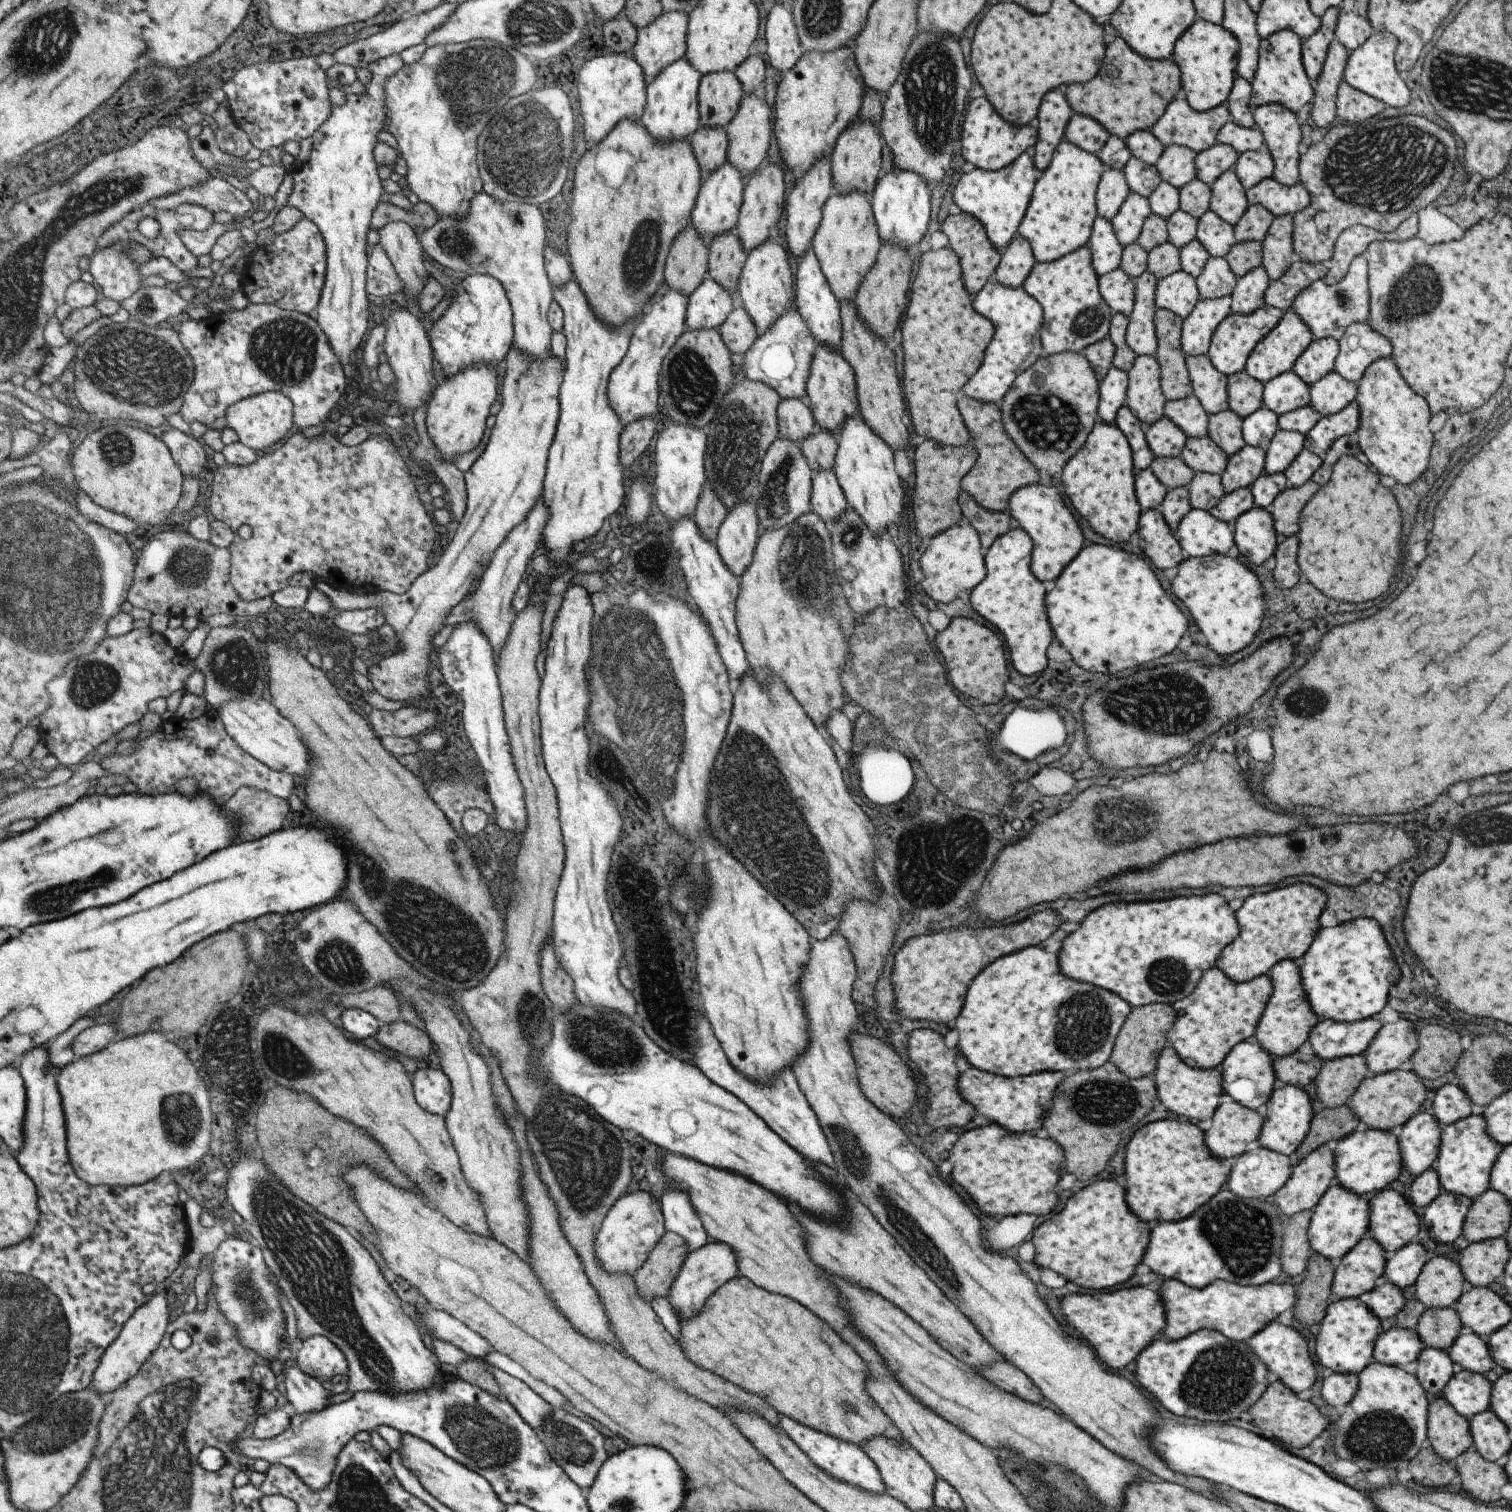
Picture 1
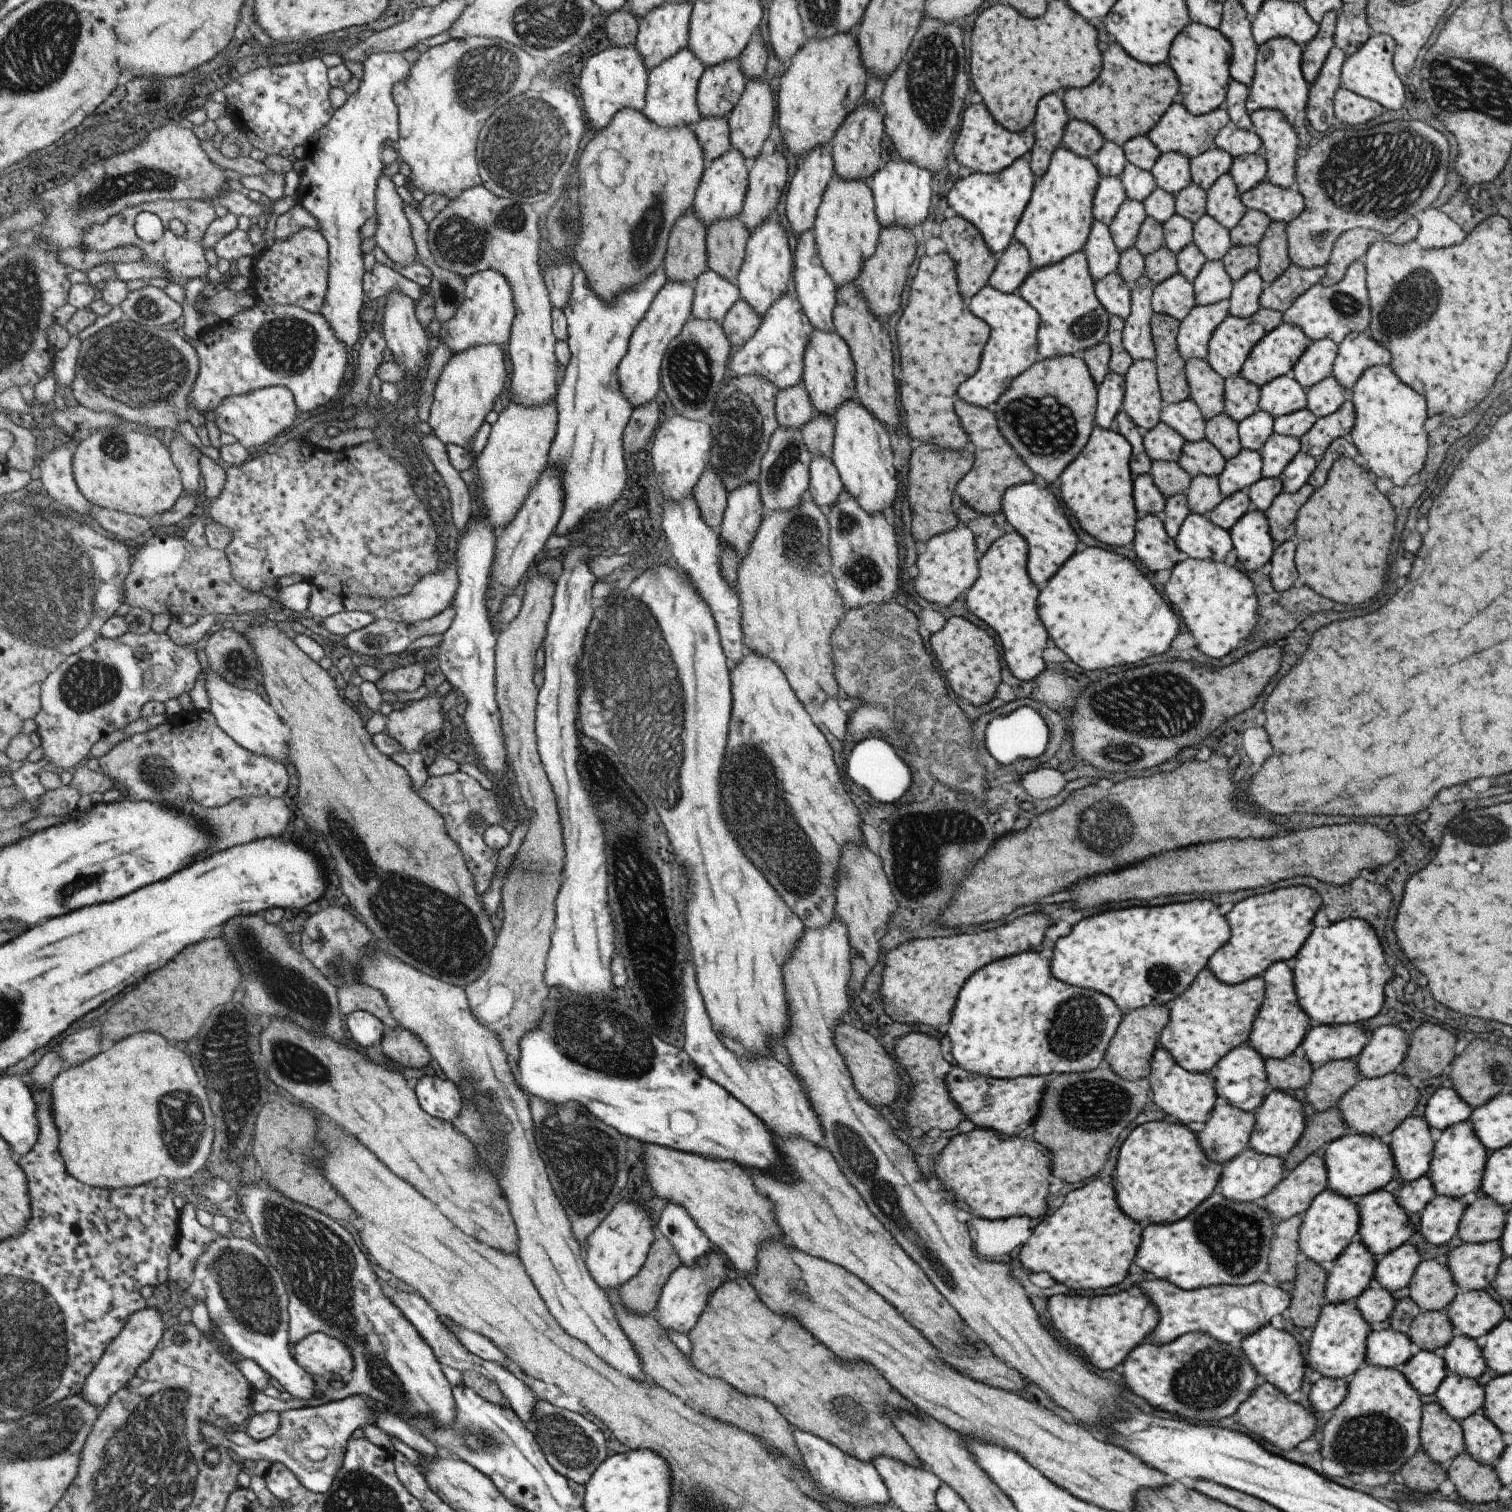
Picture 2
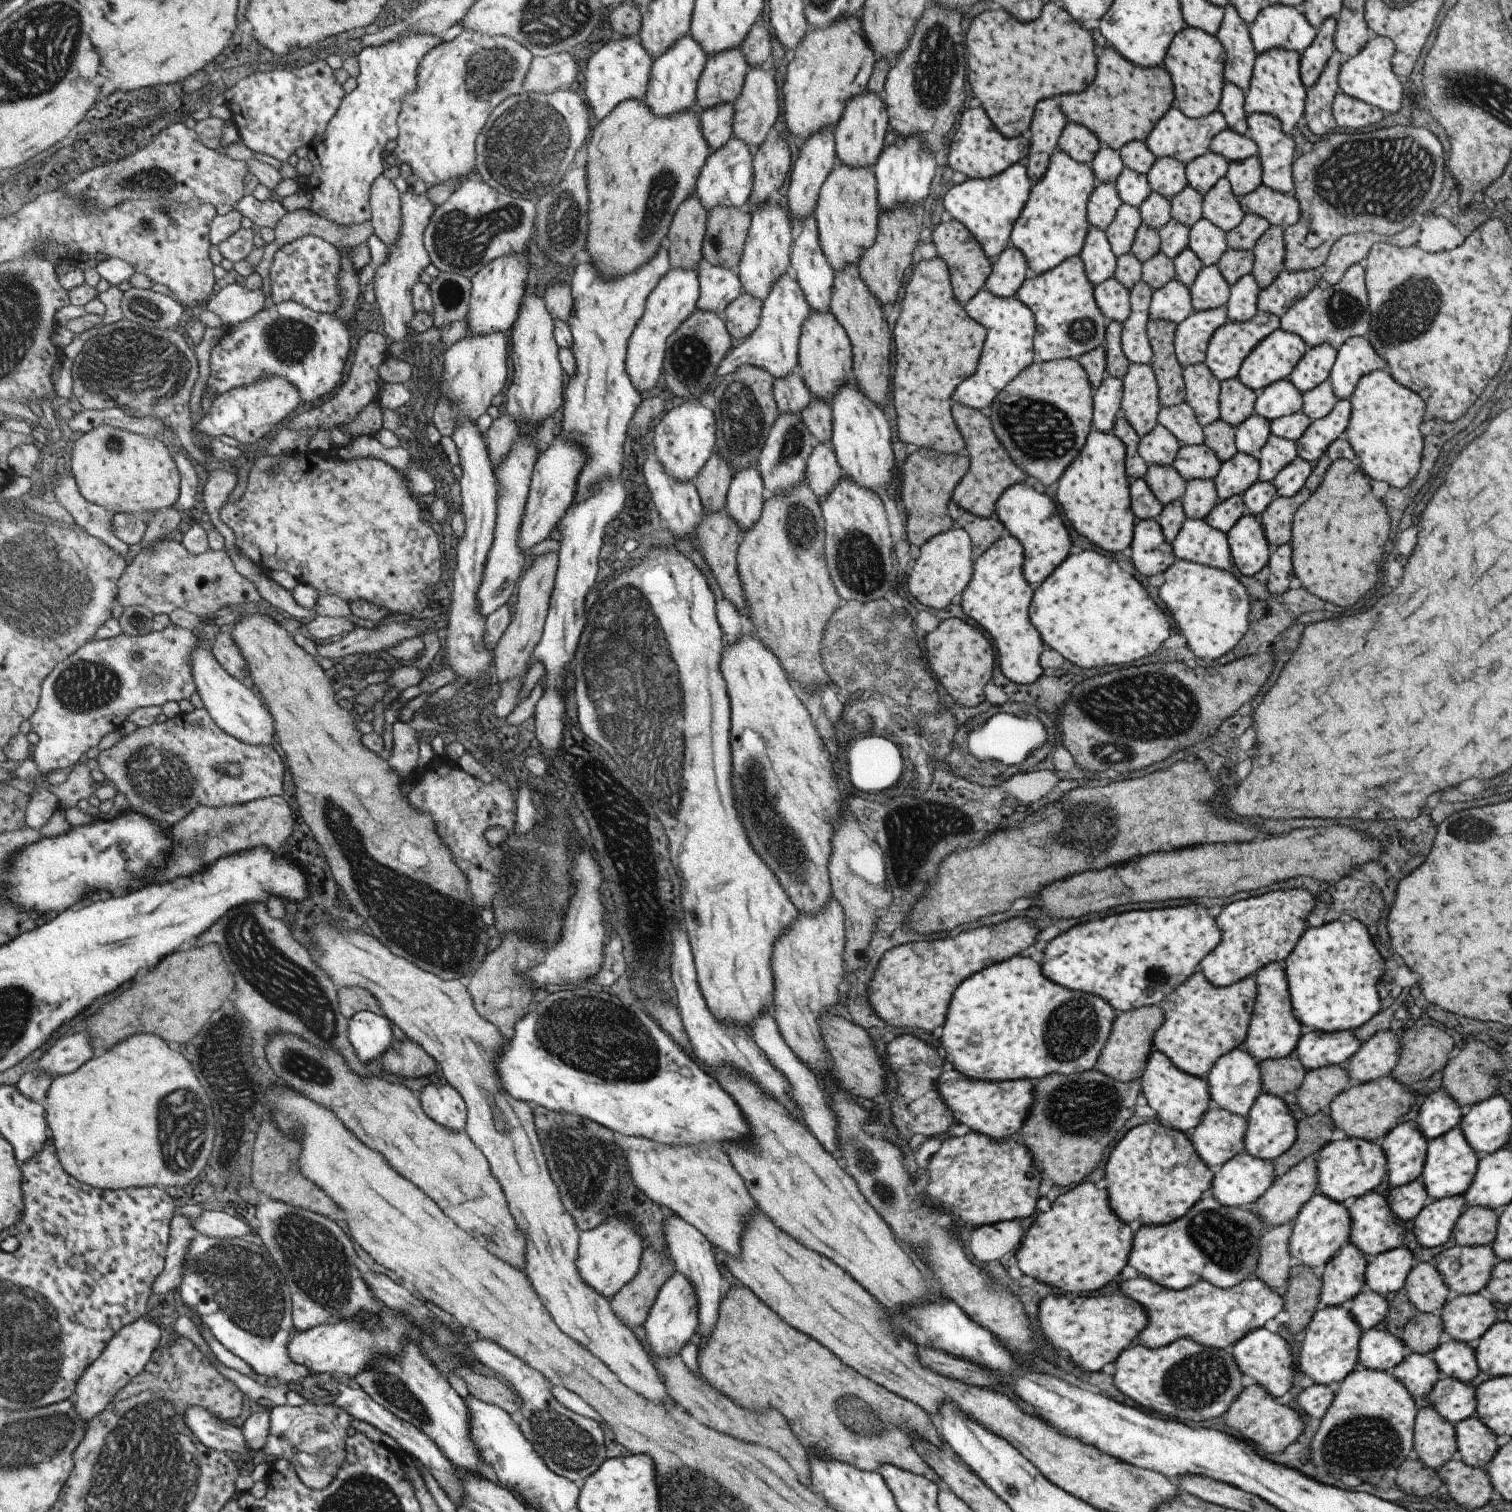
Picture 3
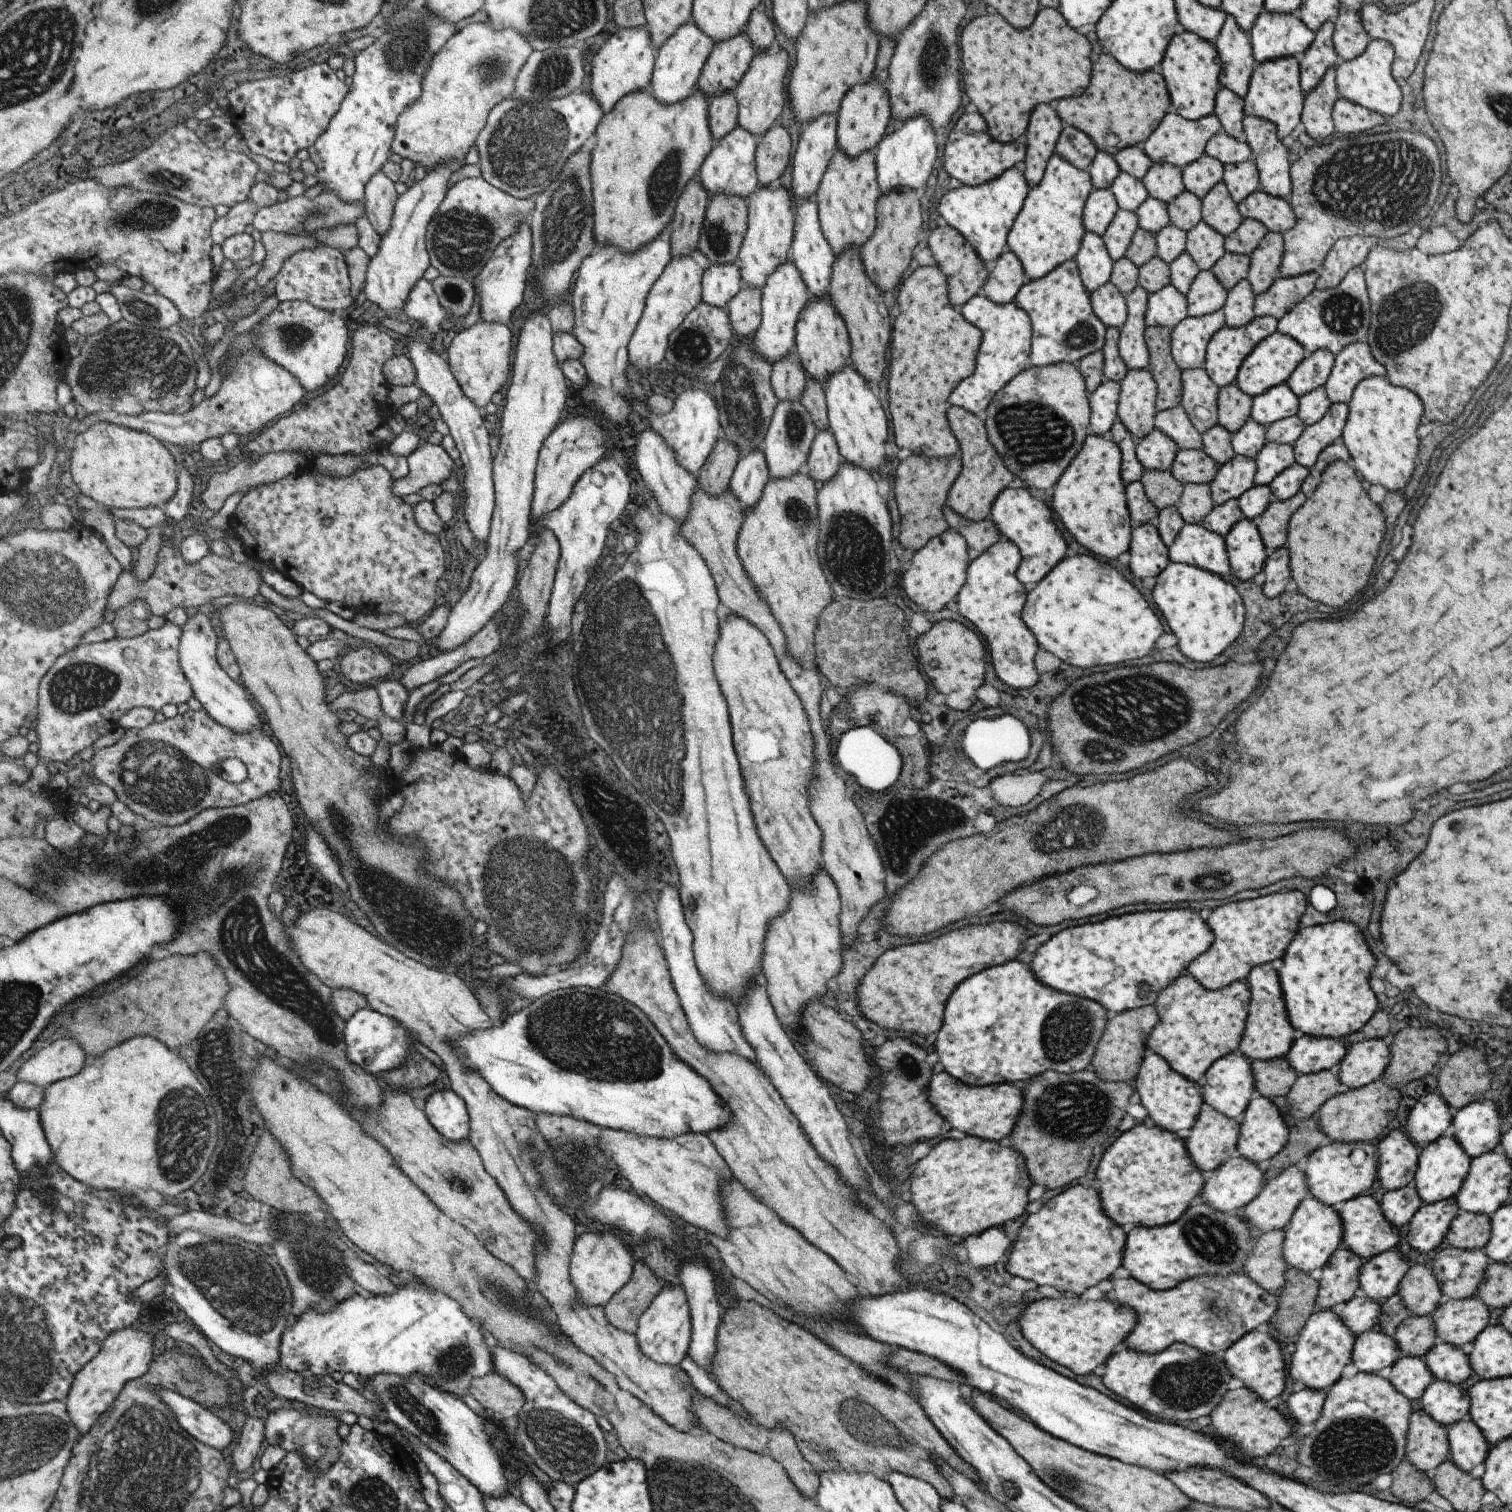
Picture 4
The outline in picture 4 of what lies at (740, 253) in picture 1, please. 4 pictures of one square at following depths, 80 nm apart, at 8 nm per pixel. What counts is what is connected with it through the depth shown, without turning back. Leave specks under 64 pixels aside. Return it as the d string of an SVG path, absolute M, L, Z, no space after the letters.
M728 195L711 196L705 212L705 222L696 248L705 254L710 263L733 265L737 262L737 253L741 246L746 225L746 200Z

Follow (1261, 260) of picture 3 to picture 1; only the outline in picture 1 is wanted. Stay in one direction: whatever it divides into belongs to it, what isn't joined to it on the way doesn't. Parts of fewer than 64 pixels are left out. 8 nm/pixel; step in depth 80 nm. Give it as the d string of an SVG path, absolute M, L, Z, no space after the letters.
M1292 215L1273 217L1262 244L1262 264L1270 280L1277 280L1294 260Z

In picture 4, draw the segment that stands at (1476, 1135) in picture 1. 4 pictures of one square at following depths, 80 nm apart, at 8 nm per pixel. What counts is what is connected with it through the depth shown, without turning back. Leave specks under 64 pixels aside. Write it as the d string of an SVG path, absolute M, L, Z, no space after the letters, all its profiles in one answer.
M1449 1133L1421 1146L1412 1184L1422 1204L1434 1203L1455 1196L1461 1188L1464 1176L1468 1173L1470 1160L1470 1156Z

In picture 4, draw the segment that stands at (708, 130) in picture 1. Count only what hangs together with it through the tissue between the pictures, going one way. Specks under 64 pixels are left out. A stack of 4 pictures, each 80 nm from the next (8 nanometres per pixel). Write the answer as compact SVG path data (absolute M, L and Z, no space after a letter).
M733 92L722 93L709 100L709 128L713 140L723 138L737 126L737 103Z

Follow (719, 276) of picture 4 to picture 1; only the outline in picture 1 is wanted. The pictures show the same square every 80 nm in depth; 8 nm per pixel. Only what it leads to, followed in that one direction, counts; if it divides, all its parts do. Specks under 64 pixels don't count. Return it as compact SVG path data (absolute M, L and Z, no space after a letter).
M709 277L702 280L687 300L685 323L689 331L718 329L736 305L735 297Z

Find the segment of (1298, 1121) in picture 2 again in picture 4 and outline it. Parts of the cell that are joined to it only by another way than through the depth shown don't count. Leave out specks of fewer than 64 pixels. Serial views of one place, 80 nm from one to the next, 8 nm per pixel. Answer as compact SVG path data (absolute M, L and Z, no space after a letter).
M1267 1097L1251 1099L1239 1124L1236 1150L1257 1165L1265 1165L1288 1141L1289 1127Z

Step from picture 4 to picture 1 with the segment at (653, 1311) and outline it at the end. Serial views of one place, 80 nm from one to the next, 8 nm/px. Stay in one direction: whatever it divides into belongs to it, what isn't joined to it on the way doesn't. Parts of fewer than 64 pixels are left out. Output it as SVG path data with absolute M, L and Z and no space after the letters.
M709 1240L697 1250L689 1252L685 1256L685 1262L681 1264L678 1276L668 1292L668 1301L679 1319L688 1319L699 1312L699 1309L706 1302L710 1294L725 1284L732 1278L737 1278L738 1266L736 1263L736 1254L731 1245L724 1242Z

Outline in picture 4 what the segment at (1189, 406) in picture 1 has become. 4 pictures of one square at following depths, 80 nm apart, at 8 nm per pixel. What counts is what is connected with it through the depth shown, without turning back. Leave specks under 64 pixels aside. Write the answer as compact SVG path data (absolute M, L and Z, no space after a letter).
M1179 404L1170 409L1156 411L1154 428L1173 440L1179 449L1201 449L1202 438L1191 424L1183 407Z

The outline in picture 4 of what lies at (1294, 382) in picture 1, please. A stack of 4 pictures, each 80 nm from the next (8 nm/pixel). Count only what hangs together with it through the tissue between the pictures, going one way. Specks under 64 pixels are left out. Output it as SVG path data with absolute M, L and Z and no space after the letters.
M1285 383L1252 398L1250 418L1267 427L1272 422L1293 416L1298 411L1298 396Z

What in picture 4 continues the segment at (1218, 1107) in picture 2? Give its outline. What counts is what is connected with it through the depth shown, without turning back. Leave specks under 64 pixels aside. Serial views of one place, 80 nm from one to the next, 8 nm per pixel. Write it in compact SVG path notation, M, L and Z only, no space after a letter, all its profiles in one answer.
M1204 1102L1192 1127L1183 1134L1186 1151L1196 1169L1205 1174L1230 1158L1239 1156L1240 1154L1236 1150L1239 1129L1239 1121L1230 1119Z

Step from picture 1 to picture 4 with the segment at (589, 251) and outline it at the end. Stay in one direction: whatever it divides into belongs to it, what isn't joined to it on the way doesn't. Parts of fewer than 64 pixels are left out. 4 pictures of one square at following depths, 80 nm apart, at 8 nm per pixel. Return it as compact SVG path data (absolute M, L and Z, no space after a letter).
M695 88L690 97L672 105L663 105L648 90L643 90L621 99L614 110L603 117L596 132L590 164L595 182L594 232L599 247L619 244L619 248L627 248L627 253L636 253L668 226L678 196L685 190L686 184L697 177L715 142L710 133L707 106L709 100L705 100L705 93L699 88Z

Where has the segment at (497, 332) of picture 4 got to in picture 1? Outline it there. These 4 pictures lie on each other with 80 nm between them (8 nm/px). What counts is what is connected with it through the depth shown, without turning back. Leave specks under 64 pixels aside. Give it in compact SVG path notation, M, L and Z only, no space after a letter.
M474 365L457 377L442 380L438 386L434 400L426 410L425 425L428 436L445 462L453 464L455 456L473 452L481 444L487 428L485 422L499 394L495 371L492 365Z

